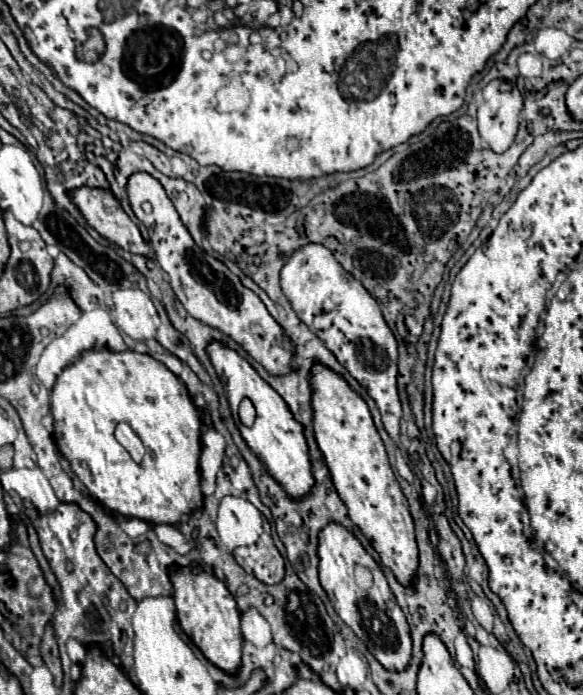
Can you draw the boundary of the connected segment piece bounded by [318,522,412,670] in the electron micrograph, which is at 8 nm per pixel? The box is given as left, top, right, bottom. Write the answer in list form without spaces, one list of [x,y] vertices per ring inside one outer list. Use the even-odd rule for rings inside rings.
[[[328,522],[320,534],[318,534],[318,576],[320,584],[326,590],[336,614],[342,618],[346,626],[354,630],[354,634],[368,646],[368,650],[378,658],[378,662],[388,670],[404,670],[410,660],[412,652],[412,640],[410,640],[410,628],[408,622],[398,606],[394,602],[394,594],[386,582],[386,576],[382,568],[376,564],[376,560],[364,550],[364,546],[358,542],[358,538],[346,530],[338,522]],[[362,564],[372,572],[372,586],[368,590],[362,590],[356,584],[354,568]]]

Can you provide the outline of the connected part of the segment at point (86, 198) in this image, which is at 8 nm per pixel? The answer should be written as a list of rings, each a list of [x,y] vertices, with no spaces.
[[[80,186],[80,188],[70,190],[70,200],[78,206],[78,210],[84,216],[84,220],[88,222],[88,226],[92,226],[100,236],[104,236],[106,240],[118,244],[120,248],[124,248],[124,250],[128,250],[132,254],[144,254],[144,256],[150,254],[148,244],[144,242],[138,226],[124,212],[124,208],[120,206],[120,200],[112,194],[112,190],[94,188],[94,186]]]

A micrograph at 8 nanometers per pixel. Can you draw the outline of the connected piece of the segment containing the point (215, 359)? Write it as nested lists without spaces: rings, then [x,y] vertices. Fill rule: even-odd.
[[[210,342],[210,346],[206,346],[206,352],[210,356],[210,362],[212,362],[222,386],[226,388],[230,410],[234,414],[234,420],[240,428],[242,438],[248,442],[252,452],[256,452],[260,456],[260,460],[268,468],[268,472],[284,486],[284,490],[290,496],[298,498],[298,496],[306,494],[314,484],[314,478],[310,474],[308,446],[306,446],[306,440],[302,434],[302,426],[292,418],[286,402],[282,402],[282,398],[276,390],[270,390],[270,384],[258,376],[258,372],[250,366],[248,360],[244,360],[238,352],[234,352],[226,344]],[[244,398],[248,398],[256,408],[256,420],[254,420],[252,428],[242,426],[240,418],[238,418],[238,406]]]

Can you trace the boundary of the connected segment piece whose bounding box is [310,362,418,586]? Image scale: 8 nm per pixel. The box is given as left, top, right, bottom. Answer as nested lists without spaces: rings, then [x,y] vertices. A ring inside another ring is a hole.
[[[314,362],[310,368],[310,386],[314,386],[312,394],[312,424],[314,424],[314,436],[318,442],[318,448],[326,460],[326,466],[332,474],[334,488],[338,490],[338,496],[348,508],[350,520],[364,532],[364,536],[370,540],[372,548],[380,554],[380,560],[394,572],[398,582],[408,586],[416,574],[418,568],[418,548],[414,540],[414,522],[408,510],[408,502],[400,490],[400,484],[394,478],[394,472],[390,468],[382,438],[374,426],[372,414],[368,410],[368,404],[360,398],[356,390],[350,388],[350,384],[340,376],[334,374],[328,366],[322,366],[322,362]]]

